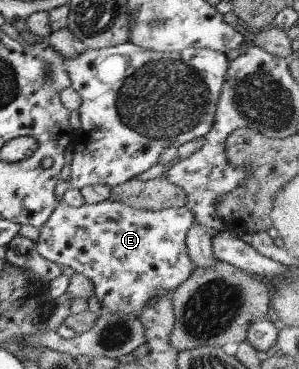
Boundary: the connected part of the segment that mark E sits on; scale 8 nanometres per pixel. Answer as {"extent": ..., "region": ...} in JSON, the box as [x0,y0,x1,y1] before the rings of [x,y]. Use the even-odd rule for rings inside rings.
{"extent":[34,199,195,318],"region":[[[61,199],[57,202],[56,207],[52,210],[48,221],[39,229],[38,240],[34,242],[35,252],[44,260],[54,262],[56,265],[63,267],[67,266],[72,269],[74,273],[79,273],[85,278],[88,278],[93,285],[93,295],[98,299],[101,304],[102,312],[116,313],[122,315],[132,315],[138,318],[141,309],[144,306],[152,303],[154,298],[165,294],[166,292],[176,289],[184,280],[187,280],[194,270],[191,261],[188,259],[185,250],[185,237],[186,232],[195,224],[195,219],[190,208],[184,205],[181,208],[166,208],[160,211],[151,211],[149,209],[125,207],[124,204],[117,203],[107,199],[100,203],[83,203],[80,207],[70,207],[65,204]]]}

